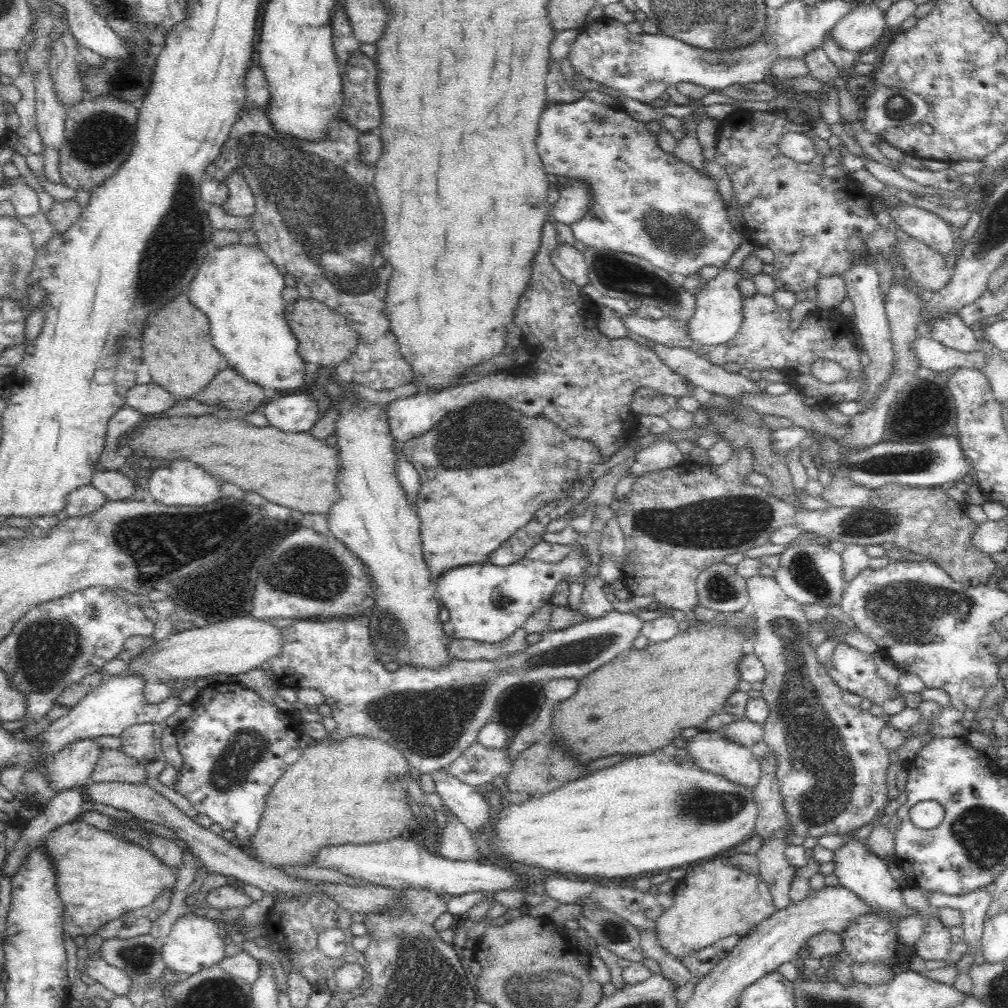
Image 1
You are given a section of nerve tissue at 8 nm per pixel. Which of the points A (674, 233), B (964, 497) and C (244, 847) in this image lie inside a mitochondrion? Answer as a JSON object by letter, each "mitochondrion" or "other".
{"A":"mitochondrion","B":"other","C":"other"}

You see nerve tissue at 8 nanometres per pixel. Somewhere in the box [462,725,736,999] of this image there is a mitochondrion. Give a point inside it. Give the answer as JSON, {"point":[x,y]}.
{"point":[617,933]}

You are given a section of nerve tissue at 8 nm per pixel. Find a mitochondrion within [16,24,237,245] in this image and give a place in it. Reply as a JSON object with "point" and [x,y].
{"point":[102,137]}

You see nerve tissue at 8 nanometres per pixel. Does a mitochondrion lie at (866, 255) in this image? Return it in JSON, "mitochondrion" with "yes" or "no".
{"mitochondrion":"no"}

